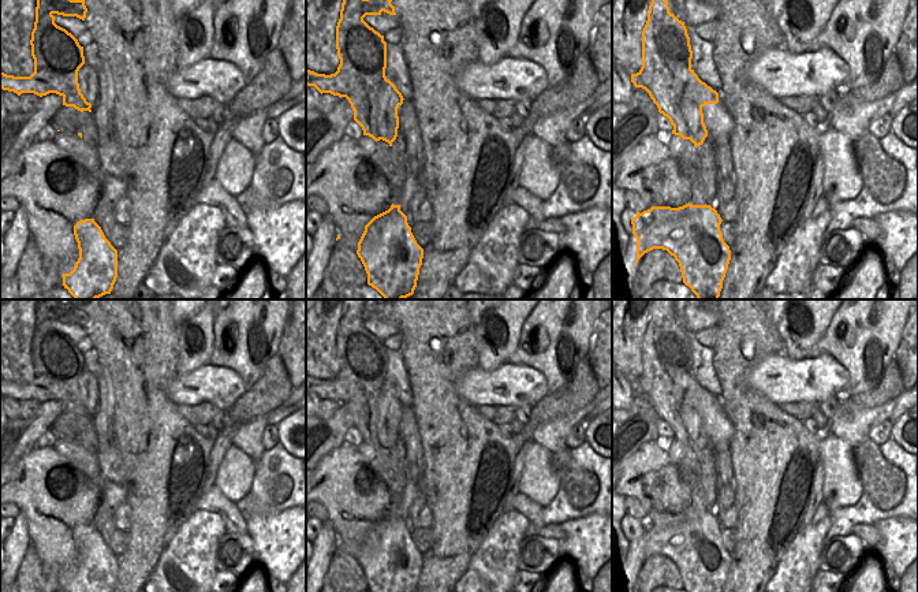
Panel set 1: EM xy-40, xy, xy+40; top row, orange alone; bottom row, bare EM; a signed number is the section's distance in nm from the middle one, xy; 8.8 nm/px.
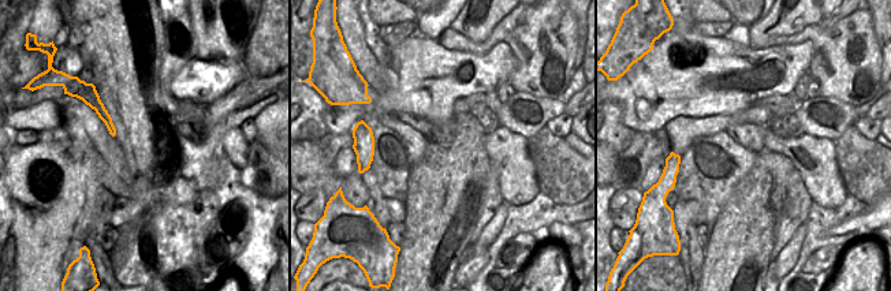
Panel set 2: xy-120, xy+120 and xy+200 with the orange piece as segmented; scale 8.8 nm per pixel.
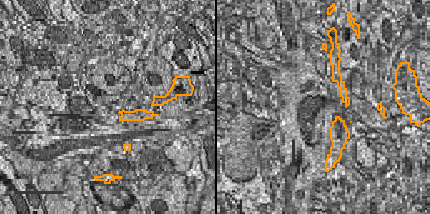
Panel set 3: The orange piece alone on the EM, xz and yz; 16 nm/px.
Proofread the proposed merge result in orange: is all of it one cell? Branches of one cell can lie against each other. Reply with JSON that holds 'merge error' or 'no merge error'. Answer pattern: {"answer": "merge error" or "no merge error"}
{"answer": "merge error"}

